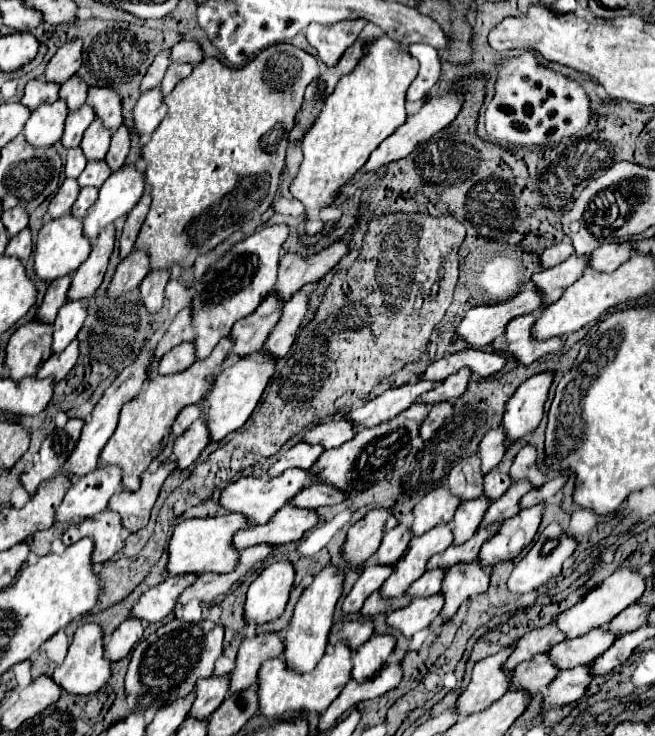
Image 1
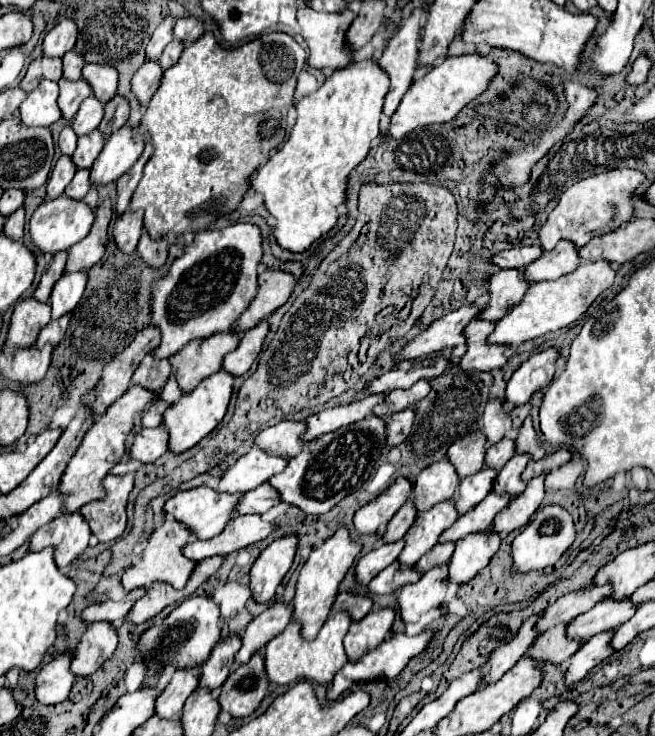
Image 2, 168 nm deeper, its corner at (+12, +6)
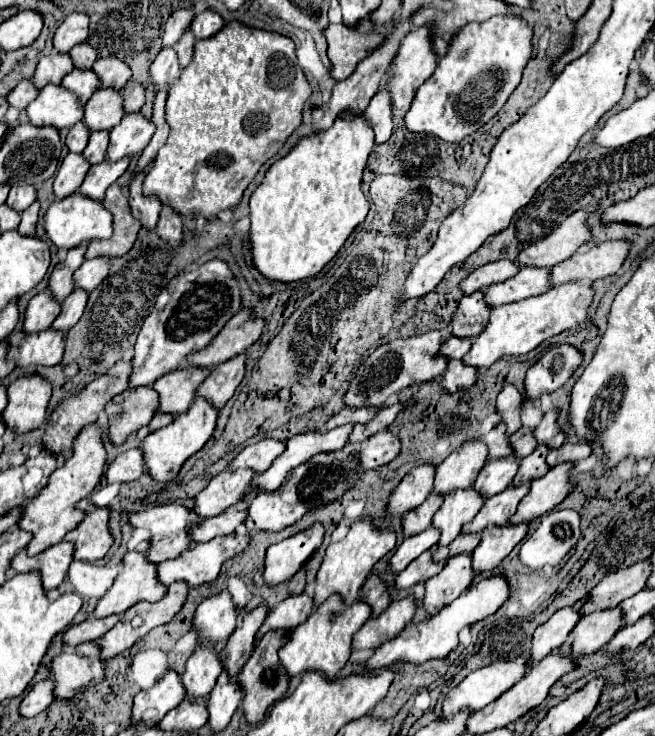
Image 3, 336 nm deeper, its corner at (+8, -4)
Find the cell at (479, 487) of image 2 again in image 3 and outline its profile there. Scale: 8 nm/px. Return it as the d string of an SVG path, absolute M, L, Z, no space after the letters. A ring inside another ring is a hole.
M516 456L488 460L476 478L476 484L474 484L476 492L484 498L490 498L500 490L506 490L512 484L512 478L516 476L518 466L520 466L520 460Z

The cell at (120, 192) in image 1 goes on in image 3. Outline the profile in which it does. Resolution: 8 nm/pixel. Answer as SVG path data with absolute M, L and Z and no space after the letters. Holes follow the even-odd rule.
M140 112L132 116L124 116L122 122L110 132L110 146L108 146L106 160L118 162L124 156L134 158L148 146L152 134L154 134L152 122L142 118Z

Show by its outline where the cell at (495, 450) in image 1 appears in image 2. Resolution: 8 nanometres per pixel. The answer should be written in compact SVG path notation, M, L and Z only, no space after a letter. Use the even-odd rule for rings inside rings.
M492 398L486 408L484 408L484 434L490 440L490 444L500 442L504 438L504 434L508 432L508 428L512 428L512 420L504 408L504 402L500 398Z

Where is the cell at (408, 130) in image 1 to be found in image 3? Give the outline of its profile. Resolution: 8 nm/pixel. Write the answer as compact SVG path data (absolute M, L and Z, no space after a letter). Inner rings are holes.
M494 16L486 22L466 24L452 40L436 72L416 92L404 116L410 132L426 132L446 142L460 142L482 128L520 84L522 70L532 52L532 30L518 16ZM468 90L468 118L462 116L460 96Z

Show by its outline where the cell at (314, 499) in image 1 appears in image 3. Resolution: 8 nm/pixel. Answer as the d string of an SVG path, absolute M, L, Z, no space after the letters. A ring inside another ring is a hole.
M240 502L228 508L228 512L222 512L220 516L214 516L214 518L206 518L204 524L200 524L198 528L192 528L192 540L196 544L196 542L208 542L216 536L234 534L236 530L242 528L246 518L248 518L248 502Z

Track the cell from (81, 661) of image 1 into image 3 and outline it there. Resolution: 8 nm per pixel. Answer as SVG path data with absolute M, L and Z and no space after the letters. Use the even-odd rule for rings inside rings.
M46 678L46 680L38 682L36 686L32 686L32 690L26 694L26 698L20 704L20 714L32 718L32 716L40 714L44 708L48 708L54 700L56 700L54 682L50 678Z

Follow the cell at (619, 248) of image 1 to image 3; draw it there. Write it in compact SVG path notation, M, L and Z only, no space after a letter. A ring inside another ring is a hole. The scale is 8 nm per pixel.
M522 266L520 272L506 282L494 284L492 288L486 290L488 304L494 308L500 304L508 302L518 302L530 296L540 296L552 288L550 280L550 270L548 268L532 268L532 266Z

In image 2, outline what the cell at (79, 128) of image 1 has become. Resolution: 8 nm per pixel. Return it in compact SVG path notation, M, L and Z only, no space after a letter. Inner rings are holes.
M60 78L58 86L60 86L58 106L62 110L62 116L70 122L76 116L80 102L92 94L92 88L88 86L88 82L84 82L84 78L76 82L68 82L66 78Z

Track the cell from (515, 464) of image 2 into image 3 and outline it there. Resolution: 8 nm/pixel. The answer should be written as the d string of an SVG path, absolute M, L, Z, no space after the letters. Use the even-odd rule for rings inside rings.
M536 446L536 450L522 458L520 462L520 468L518 468L518 474L514 476L514 482L512 486L520 486L524 482L534 482L538 478L542 478L546 472L548 472L548 466L546 466L546 454L548 454L548 448L546 446Z

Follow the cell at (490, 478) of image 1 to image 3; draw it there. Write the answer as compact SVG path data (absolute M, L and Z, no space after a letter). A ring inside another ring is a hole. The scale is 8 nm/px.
M520 428L518 432L514 432L510 436L510 446L512 446L512 454L516 458L526 458L538 444L536 444L536 440L532 436L532 430Z

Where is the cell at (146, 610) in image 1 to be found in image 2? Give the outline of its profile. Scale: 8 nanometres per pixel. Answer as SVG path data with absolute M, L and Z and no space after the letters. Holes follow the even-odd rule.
M138 588L138 590L132 590L130 594L126 594L122 600L114 602L114 600L104 600L104 602L96 602L92 606L88 606L80 618L86 622L86 624L92 624L92 622L116 622L116 620L122 620L128 610L132 608L132 604L144 594L146 590L144 588Z

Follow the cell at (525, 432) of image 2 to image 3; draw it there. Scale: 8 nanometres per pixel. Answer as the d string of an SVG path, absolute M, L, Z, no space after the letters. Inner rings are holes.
M554 410L546 412L544 418L542 418L542 422L540 422L540 426L534 430L536 442L538 442L538 444L548 444L550 450L560 448L560 446L564 444L564 438L566 438L564 432L558 428L556 418L558 418L558 414L556 414Z

